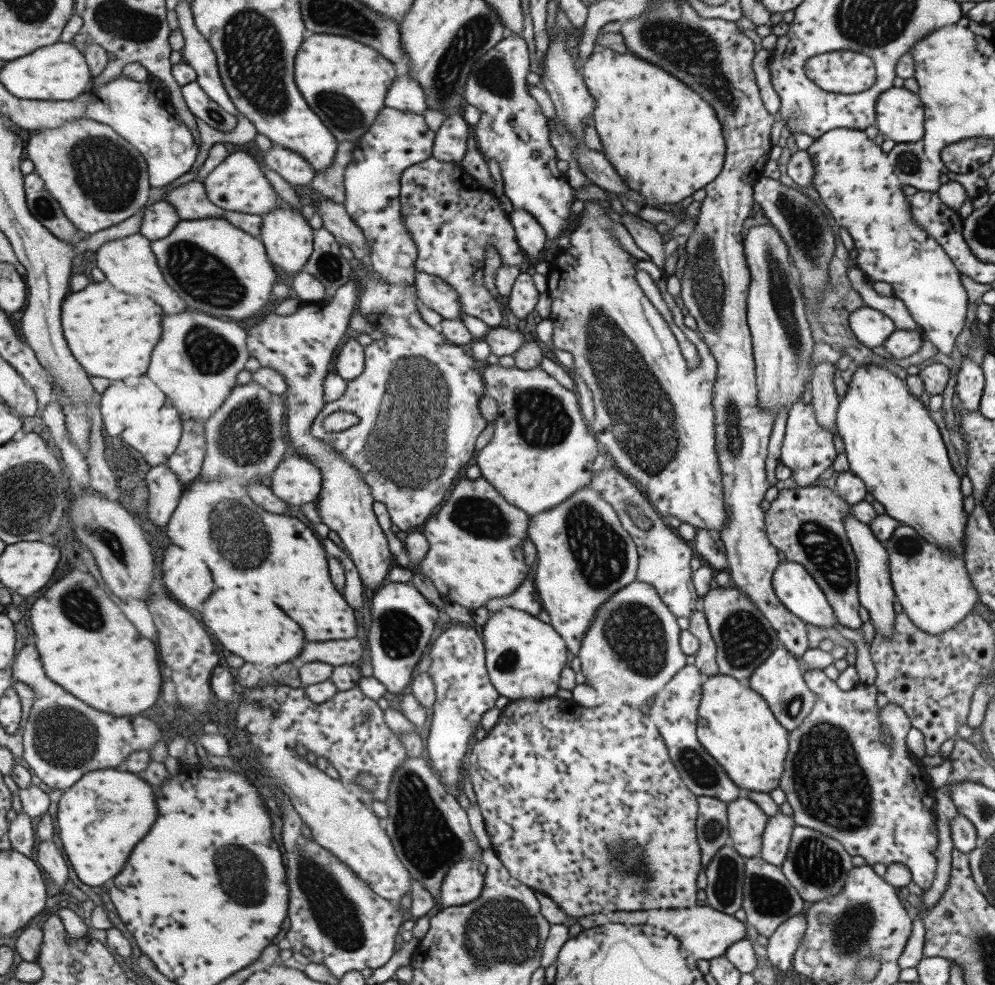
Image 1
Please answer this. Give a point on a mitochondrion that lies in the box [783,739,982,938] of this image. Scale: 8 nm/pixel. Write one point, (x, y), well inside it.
(816, 863)

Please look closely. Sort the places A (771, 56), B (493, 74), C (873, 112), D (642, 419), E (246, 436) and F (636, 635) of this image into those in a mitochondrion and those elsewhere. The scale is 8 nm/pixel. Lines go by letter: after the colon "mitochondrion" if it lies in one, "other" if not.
A: other
B: mitochondrion
C: other
D: mitochondrion
E: mitochondrion
F: mitochondrion

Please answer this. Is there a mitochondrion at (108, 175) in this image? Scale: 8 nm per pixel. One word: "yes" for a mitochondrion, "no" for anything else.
yes

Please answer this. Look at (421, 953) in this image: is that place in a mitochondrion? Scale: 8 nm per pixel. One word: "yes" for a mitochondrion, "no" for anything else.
no

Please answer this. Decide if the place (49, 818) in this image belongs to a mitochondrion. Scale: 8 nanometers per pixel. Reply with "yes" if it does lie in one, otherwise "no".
no

